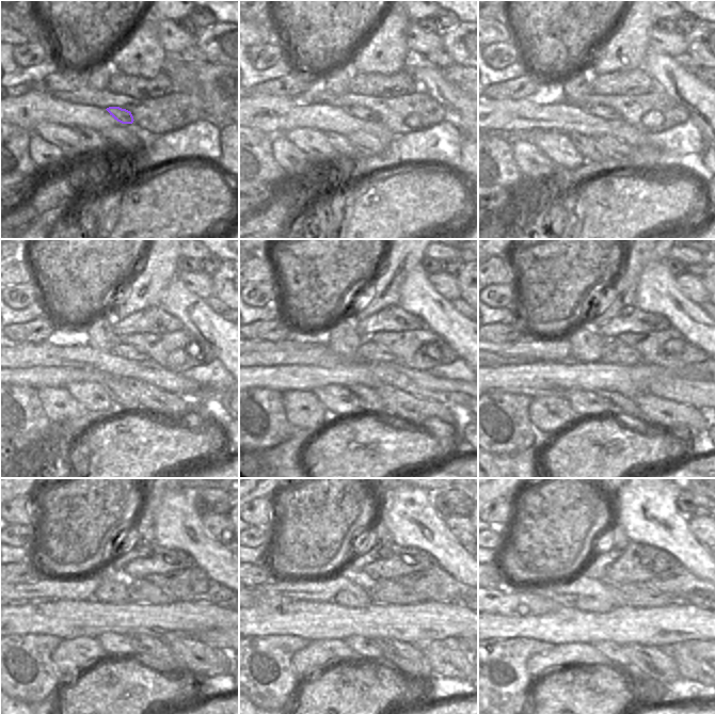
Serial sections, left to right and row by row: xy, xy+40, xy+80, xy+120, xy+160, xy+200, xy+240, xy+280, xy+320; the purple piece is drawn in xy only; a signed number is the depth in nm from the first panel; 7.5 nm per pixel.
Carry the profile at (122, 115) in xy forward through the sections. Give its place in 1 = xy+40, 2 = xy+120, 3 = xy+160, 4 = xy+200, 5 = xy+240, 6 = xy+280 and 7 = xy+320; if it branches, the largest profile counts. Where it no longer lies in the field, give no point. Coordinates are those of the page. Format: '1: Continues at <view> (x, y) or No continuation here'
1: Continues at xy+40 (365, 113)
2: Continues at xy+120 (125, 350)
3: Continues at xy+160 (370, 351)
4: Continues at xy+200 (616, 351)
5: Continues at xy+240 (142, 590)
6: Continues at xy+280 (384, 590)
7: Continues at xy+320 (640, 594).

